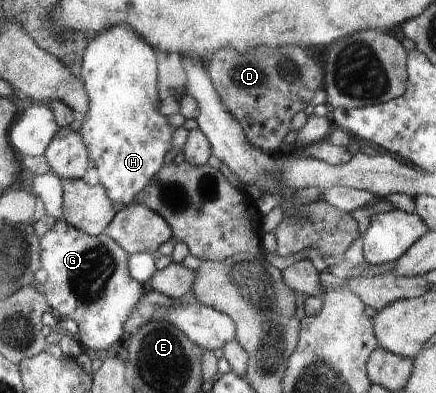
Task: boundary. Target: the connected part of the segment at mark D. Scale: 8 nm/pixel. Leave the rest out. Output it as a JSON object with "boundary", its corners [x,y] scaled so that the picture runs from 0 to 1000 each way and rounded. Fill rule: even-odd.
{"boundary":[[[599,120],[567,140],[548,140],[530,125],[507,125],[482,150],[475,188],[484,196],[486,219],[525,277],[530,295],[560,331],[573,366],[601,387],[633,394],[644,364],[651,364],[649,354],[661,336],[670,333],[672,295],[706,270],[722,232],[741,216],[743,181],[734,165],[704,137],[704,130],[686,120],[635,120],[635,125]]]}

